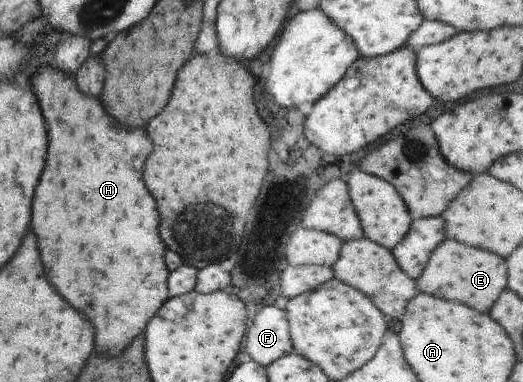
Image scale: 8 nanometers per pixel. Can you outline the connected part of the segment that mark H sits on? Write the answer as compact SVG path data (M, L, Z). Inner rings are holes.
M55 66L41 68L33 78L33 84L47 120L49 152L35 188L31 226L39 240L49 282L71 306L81 310L95 324L95 346L99 352L109 352L111 358L115 358L146 330L149 320L169 297L167 280L170 272L163 260L165 244L157 232L157 206L143 182L141 170L153 144L143 128L125 130L105 112L100 97L81 94L74 76L57 70Z

